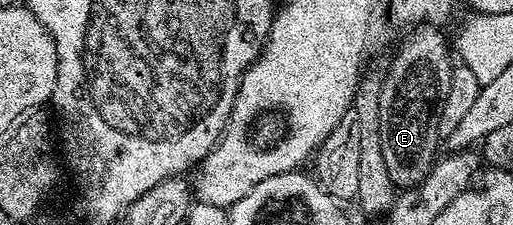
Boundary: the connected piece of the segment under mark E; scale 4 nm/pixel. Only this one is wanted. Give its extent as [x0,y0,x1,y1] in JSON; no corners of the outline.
[380,24,453,187]

